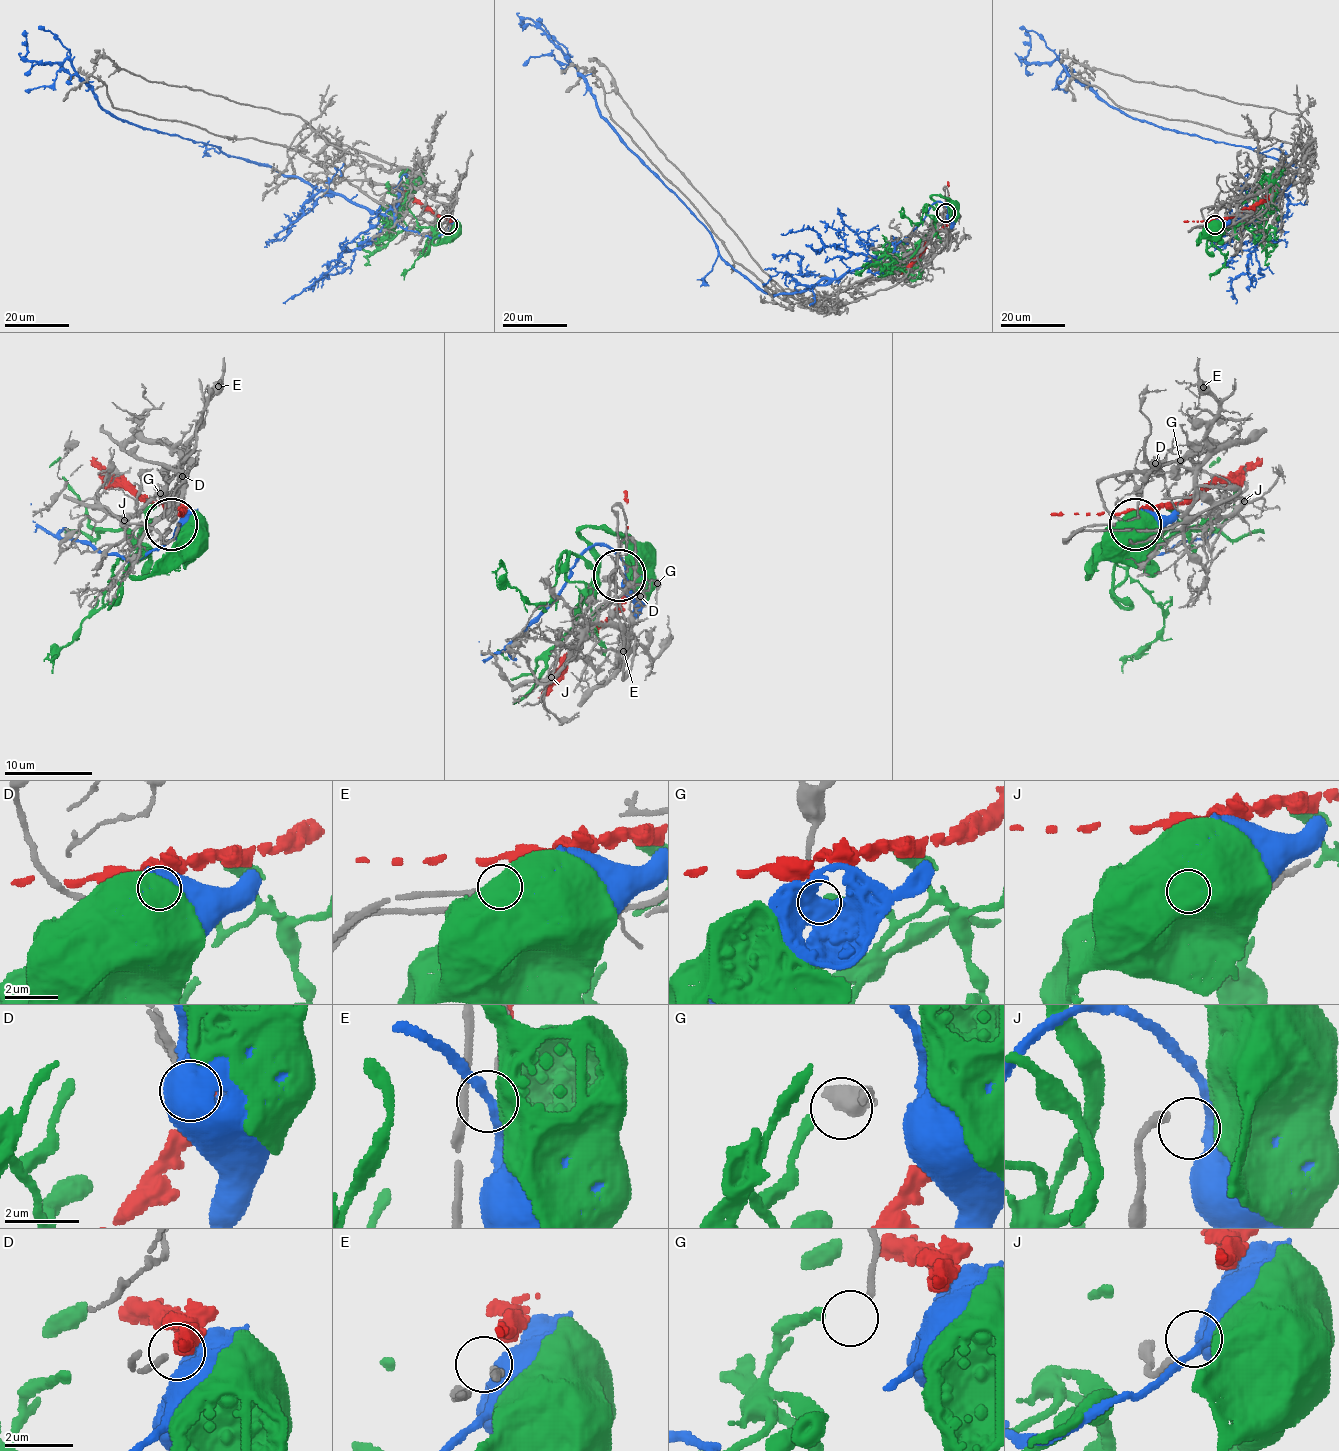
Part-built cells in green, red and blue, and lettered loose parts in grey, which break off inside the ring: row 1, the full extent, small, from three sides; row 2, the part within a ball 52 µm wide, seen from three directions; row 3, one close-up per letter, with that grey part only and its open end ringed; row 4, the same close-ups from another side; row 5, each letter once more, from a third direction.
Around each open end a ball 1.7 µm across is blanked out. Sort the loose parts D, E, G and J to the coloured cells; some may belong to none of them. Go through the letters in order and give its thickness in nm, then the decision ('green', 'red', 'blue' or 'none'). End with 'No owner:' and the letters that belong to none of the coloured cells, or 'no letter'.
D: 200 nm thick; none
E: 180 nm thick; none
G: 200 nm thick; green
J: 240 nm thick; none
No owner: D, E, J

